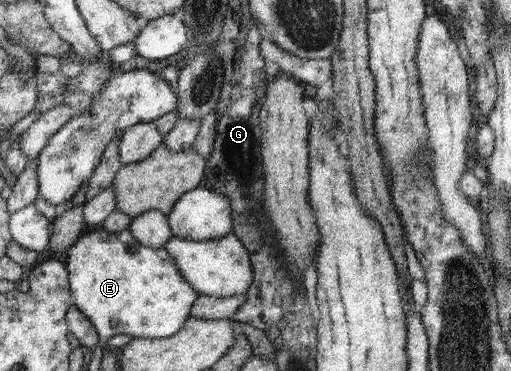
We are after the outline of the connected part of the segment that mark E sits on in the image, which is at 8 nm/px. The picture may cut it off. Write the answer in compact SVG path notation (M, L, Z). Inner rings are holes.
M102 227L88 228L64 258L69 269L68 284L73 306L90 320L105 347L109 337L120 334L130 334L133 338L172 338L190 319L193 303L200 297L198 291L182 278L178 265L165 248L146 247L138 243L129 230L110 233Z

